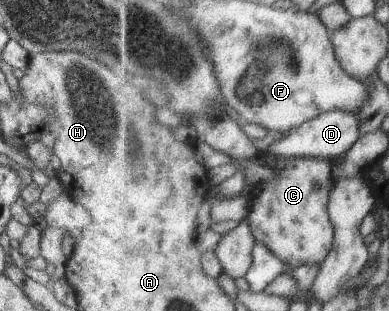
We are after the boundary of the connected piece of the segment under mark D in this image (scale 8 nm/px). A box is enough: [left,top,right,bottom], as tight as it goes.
[265,110,363,162]

